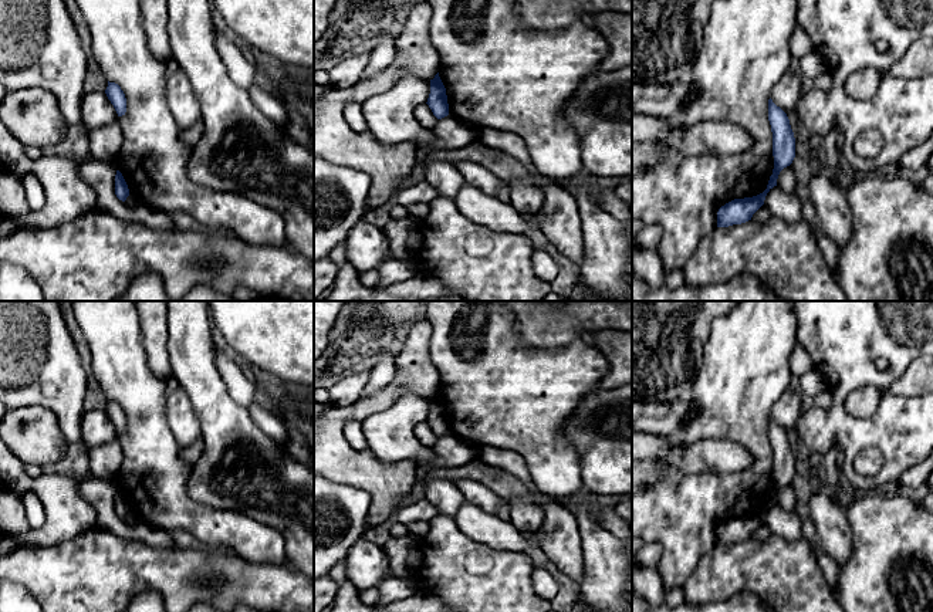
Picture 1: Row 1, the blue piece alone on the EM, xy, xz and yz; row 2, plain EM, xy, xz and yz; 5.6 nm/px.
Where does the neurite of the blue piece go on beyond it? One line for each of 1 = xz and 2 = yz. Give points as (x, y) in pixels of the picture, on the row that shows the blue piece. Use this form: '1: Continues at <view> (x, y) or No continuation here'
1: No continuation here
2: No continuation here

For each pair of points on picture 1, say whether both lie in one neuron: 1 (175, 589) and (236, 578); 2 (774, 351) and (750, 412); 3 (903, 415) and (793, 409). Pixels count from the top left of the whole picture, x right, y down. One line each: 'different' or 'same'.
1: same
2: same
3: different

